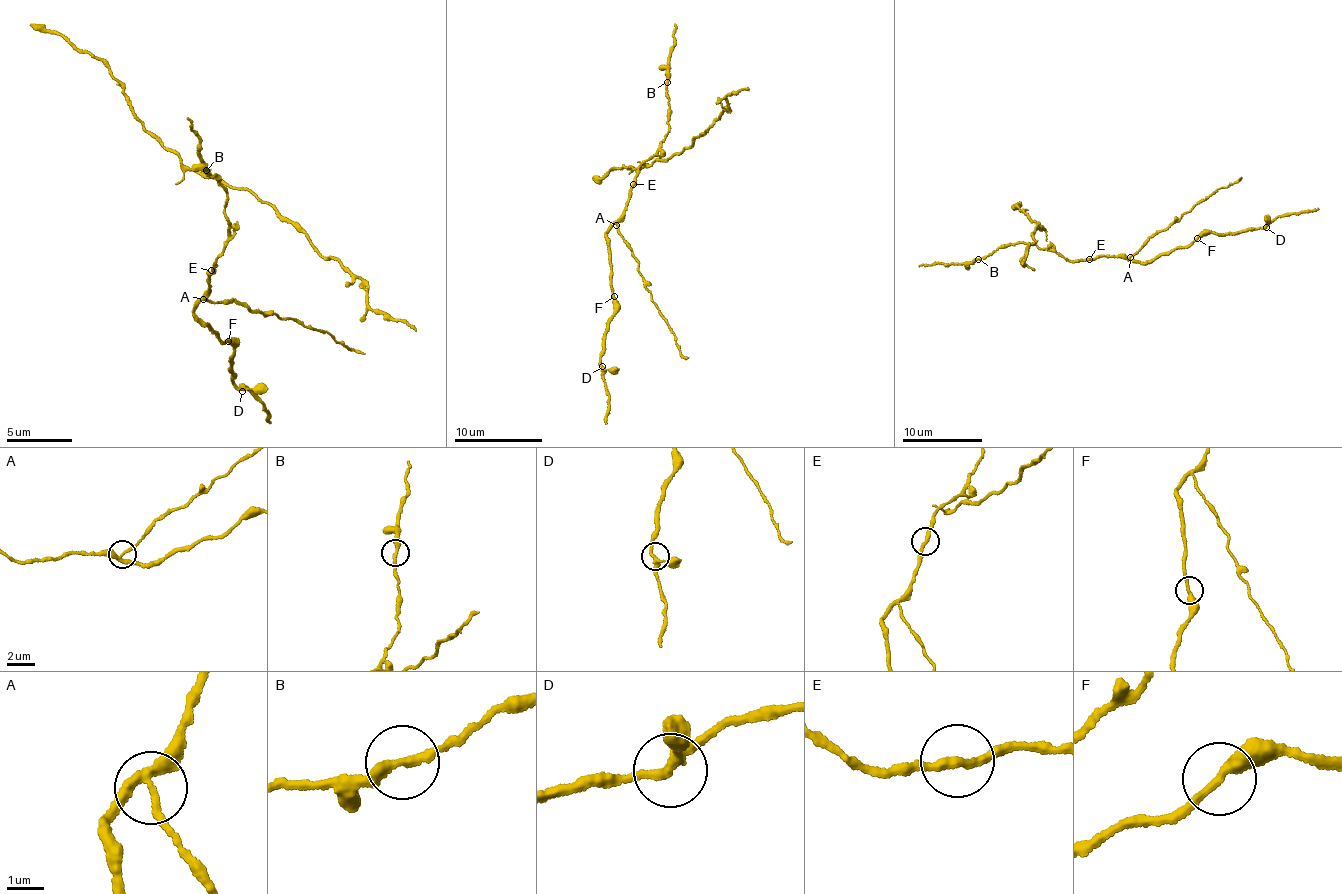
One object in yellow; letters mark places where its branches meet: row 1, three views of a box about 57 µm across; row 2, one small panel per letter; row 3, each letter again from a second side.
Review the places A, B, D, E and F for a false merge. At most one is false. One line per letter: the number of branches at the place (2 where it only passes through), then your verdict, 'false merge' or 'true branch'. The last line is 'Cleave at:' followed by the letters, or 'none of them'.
A: branches 3; false merge
B: branches 2; true branch
D: branches 3; true branch
E: branches 2; true branch
F: branches 2; true branch
Cleave at: A

